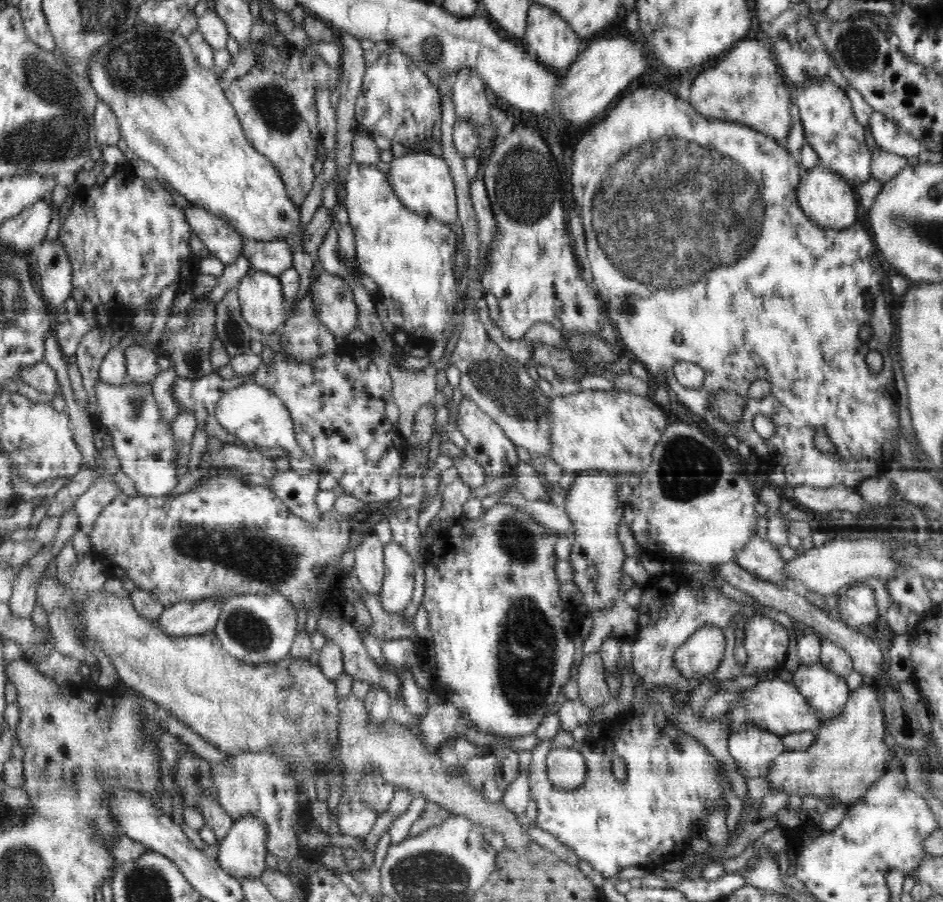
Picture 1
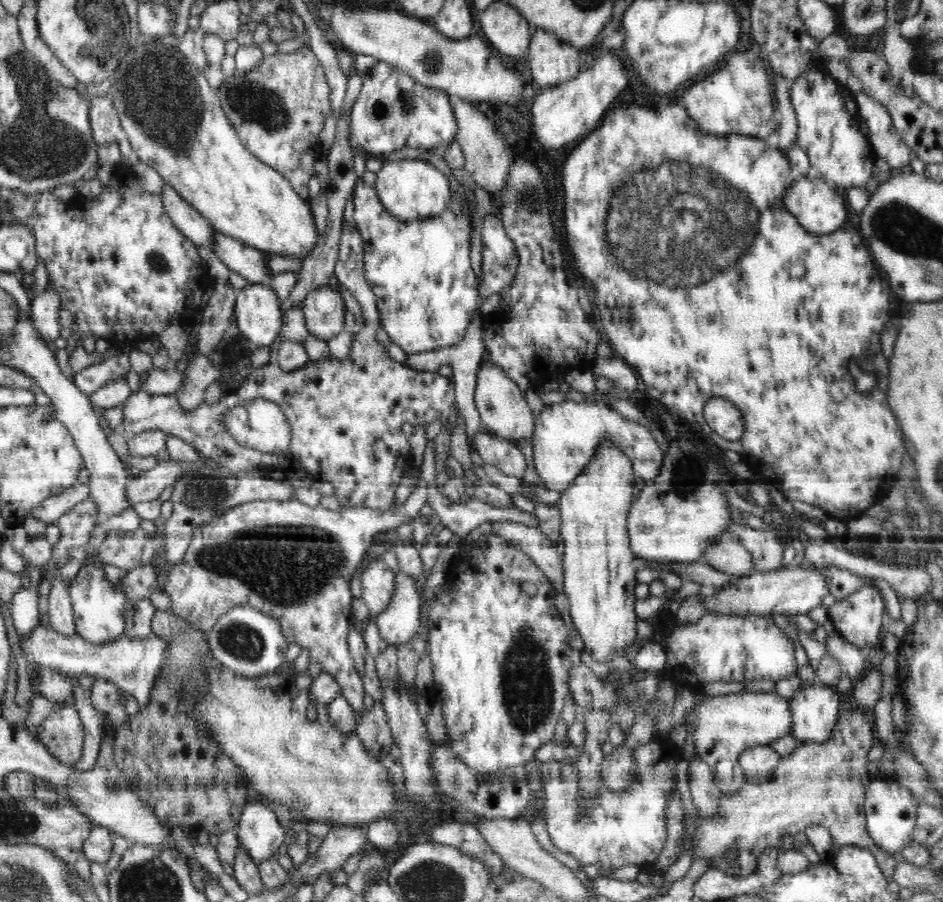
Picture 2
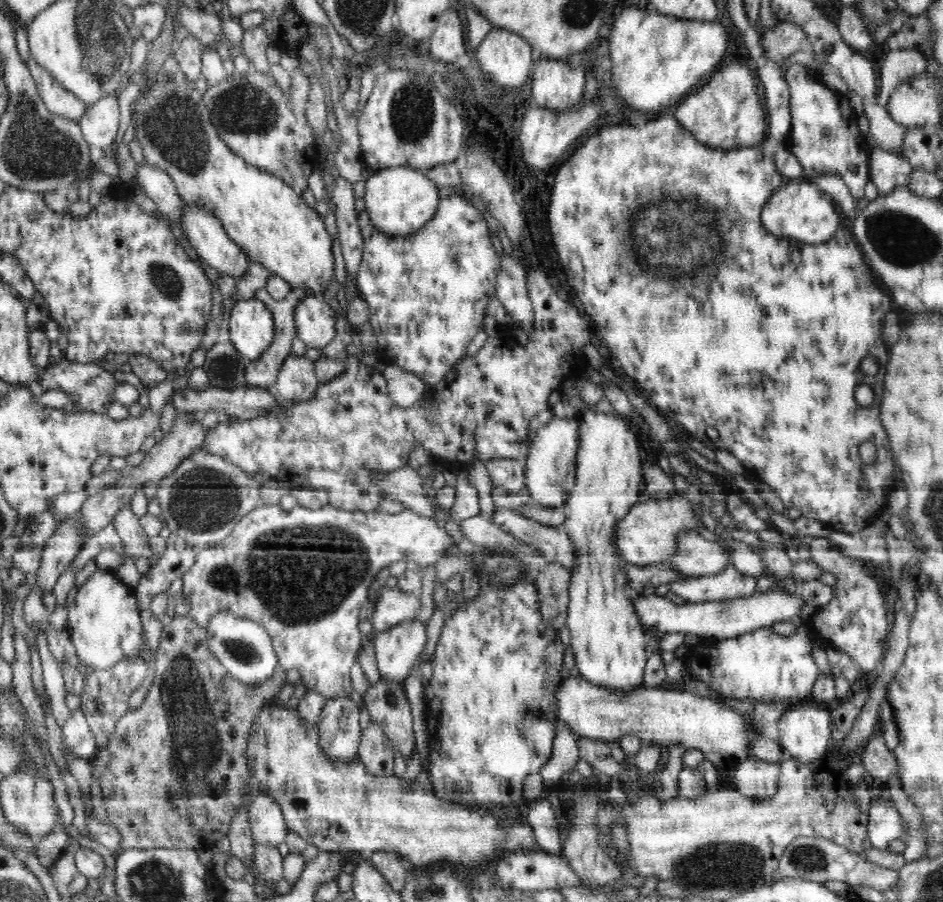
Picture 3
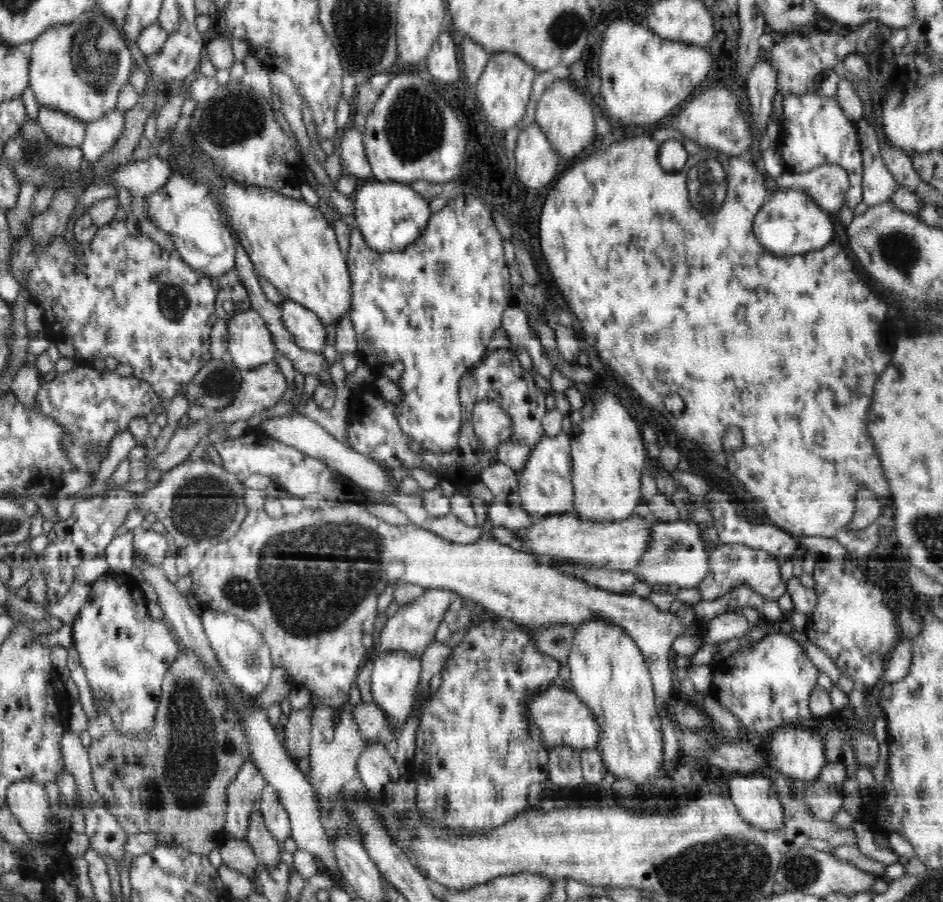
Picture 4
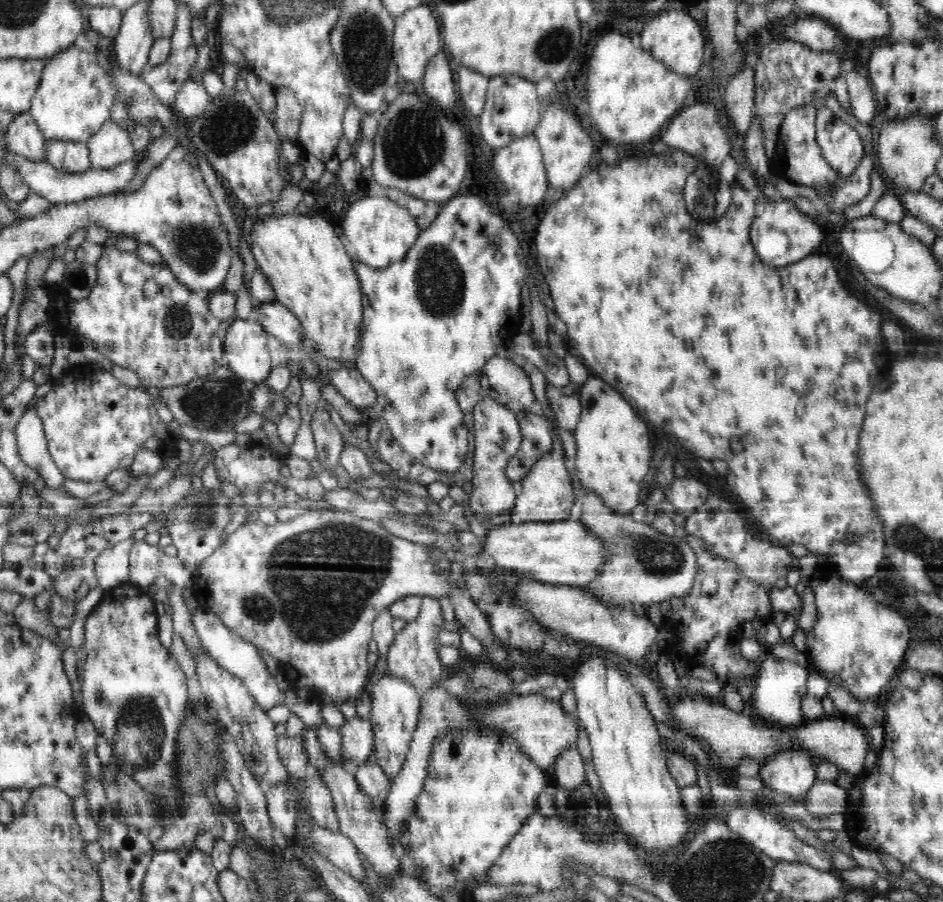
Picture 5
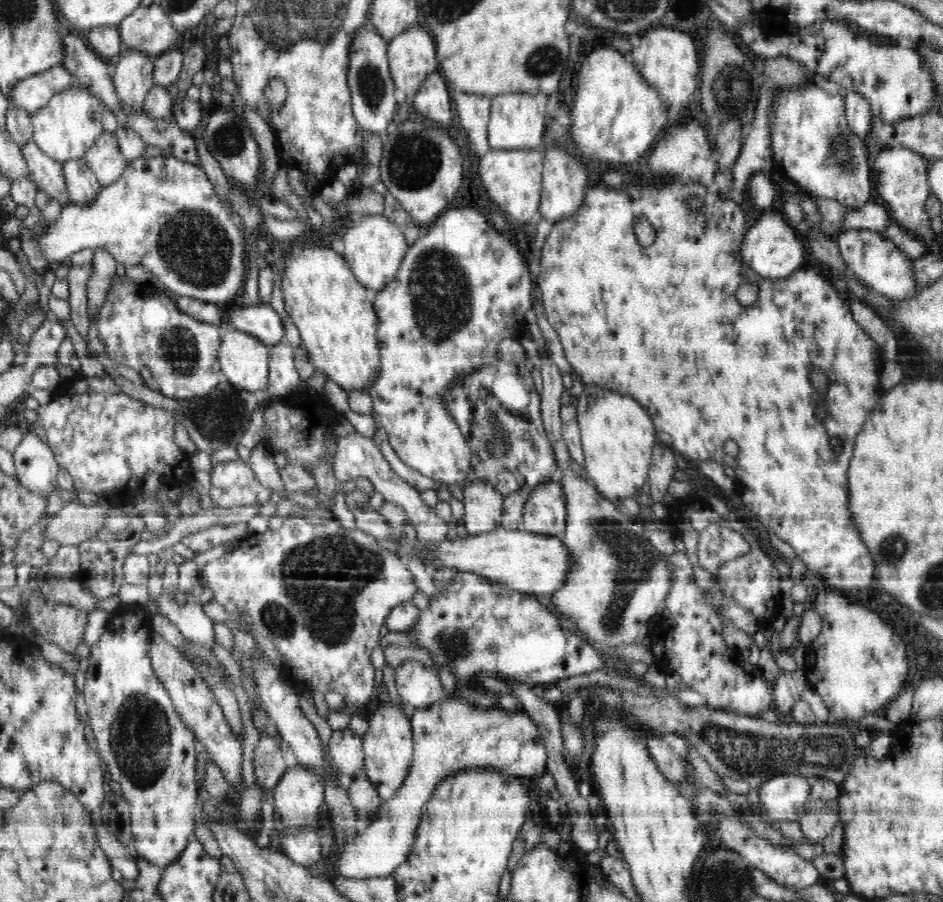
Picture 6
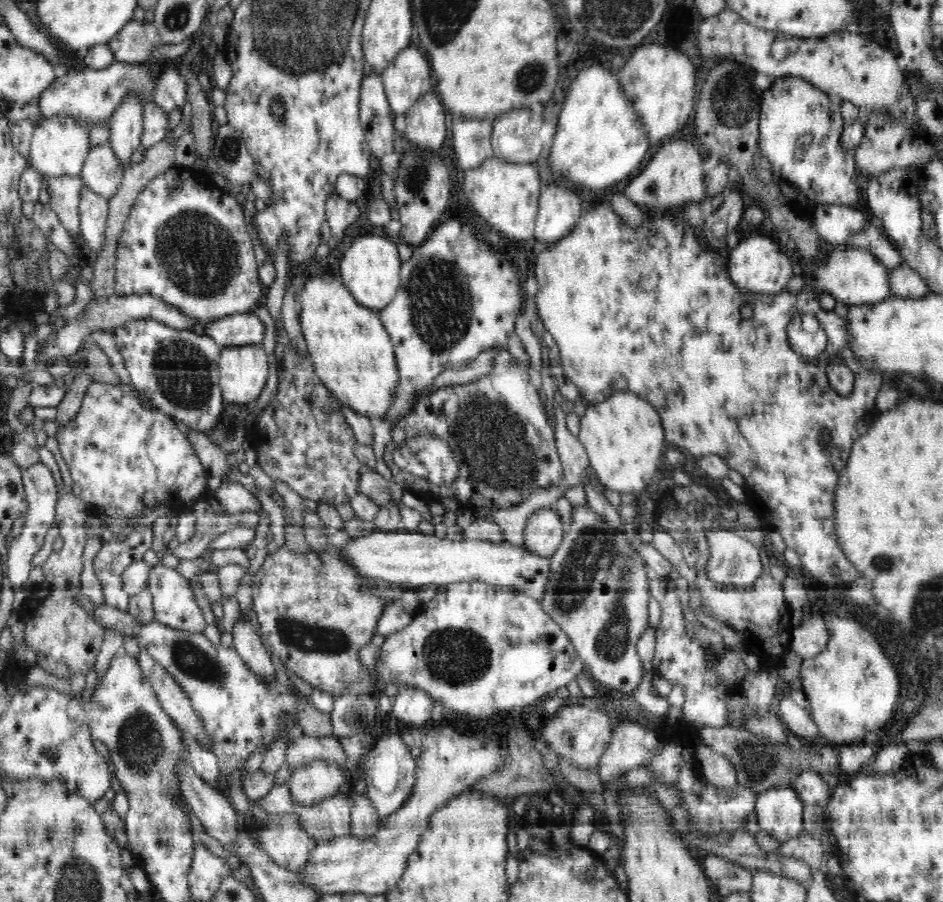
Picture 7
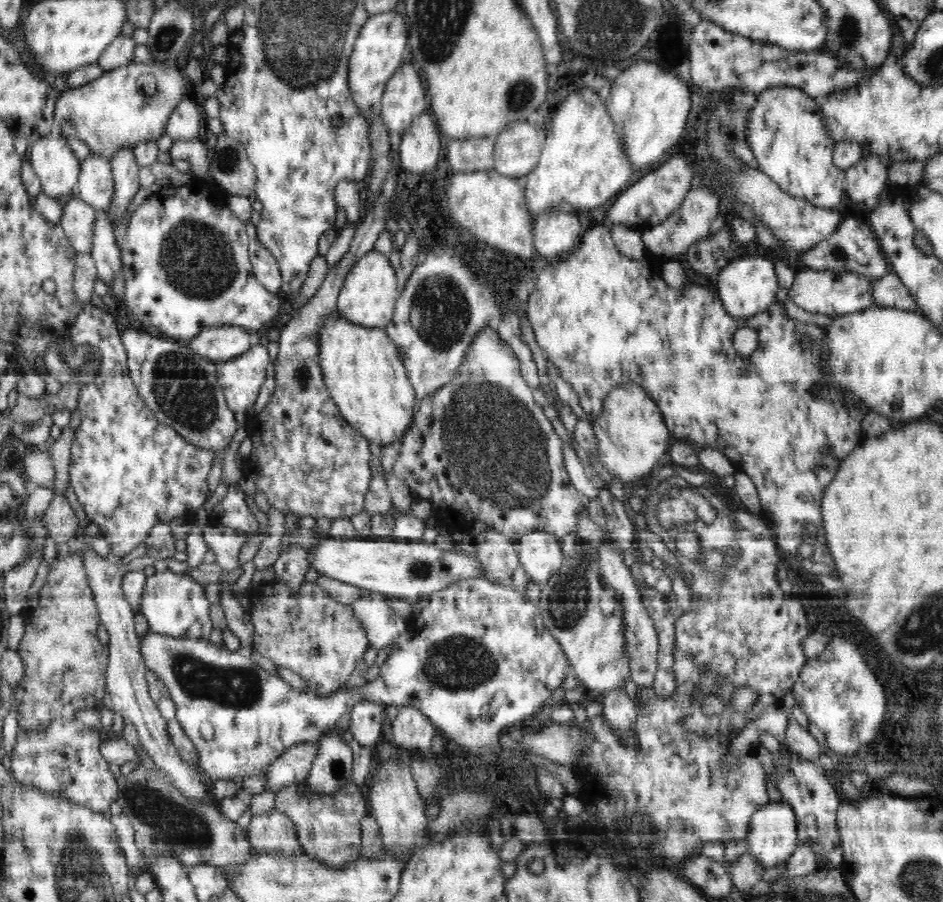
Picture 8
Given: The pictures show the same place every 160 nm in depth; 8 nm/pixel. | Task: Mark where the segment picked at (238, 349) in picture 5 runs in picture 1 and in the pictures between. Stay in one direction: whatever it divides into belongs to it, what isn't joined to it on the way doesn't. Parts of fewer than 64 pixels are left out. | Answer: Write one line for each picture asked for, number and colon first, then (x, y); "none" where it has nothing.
1: (262, 304)
2: (257, 313)
3: (251, 325)
4: (250, 344)

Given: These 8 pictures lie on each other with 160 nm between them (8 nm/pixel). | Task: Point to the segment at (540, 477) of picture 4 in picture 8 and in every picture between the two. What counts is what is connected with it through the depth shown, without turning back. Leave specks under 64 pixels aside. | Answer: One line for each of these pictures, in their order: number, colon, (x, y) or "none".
5: (546, 494)
6: (545, 513)
7: (543, 534)
8: (540, 554)

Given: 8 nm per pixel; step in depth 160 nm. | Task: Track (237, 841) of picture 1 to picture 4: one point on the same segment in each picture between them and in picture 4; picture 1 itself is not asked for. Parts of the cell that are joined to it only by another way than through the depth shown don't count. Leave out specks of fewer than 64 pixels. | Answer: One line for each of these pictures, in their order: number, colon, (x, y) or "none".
2: (258, 830)
3: (267, 823)
4: (277, 820)

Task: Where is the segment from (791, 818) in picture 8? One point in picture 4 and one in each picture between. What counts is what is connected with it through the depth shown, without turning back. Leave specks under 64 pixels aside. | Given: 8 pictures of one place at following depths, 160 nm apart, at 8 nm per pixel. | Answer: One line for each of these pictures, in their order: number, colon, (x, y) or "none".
4: (797, 753)
5: (789, 771)
6: (784, 797)
7: (779, 810)

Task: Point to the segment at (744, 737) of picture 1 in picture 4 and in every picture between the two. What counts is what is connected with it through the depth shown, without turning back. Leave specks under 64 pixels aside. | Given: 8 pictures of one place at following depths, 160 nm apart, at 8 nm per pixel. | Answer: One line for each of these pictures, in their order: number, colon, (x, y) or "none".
2: (757, 762)
3: (754, 778)
4: (756, 798)

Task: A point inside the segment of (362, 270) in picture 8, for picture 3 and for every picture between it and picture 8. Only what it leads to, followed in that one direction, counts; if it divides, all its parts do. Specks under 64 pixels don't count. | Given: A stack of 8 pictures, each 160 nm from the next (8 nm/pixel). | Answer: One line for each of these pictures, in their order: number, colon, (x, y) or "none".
3: (400, 201)
4: (390, 216)
5: (381, 232)
6: (374, 247)
7: (369, 267)

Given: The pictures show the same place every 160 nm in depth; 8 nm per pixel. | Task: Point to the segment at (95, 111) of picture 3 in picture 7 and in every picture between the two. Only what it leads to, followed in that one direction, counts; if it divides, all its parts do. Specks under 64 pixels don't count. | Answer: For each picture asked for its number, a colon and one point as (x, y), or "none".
4: (100, 135)
5: (111, 145)
6: (105, 159)
7: (102, 172)

